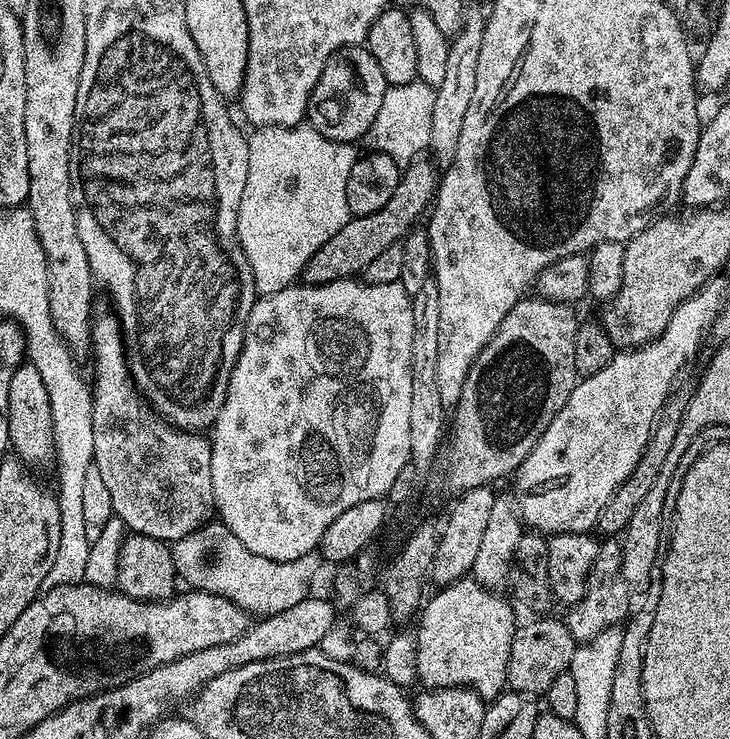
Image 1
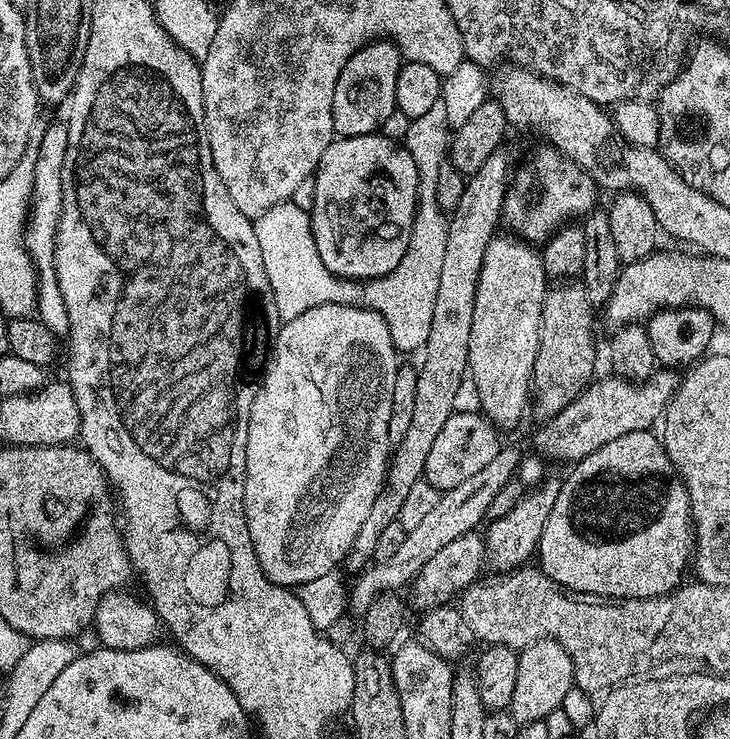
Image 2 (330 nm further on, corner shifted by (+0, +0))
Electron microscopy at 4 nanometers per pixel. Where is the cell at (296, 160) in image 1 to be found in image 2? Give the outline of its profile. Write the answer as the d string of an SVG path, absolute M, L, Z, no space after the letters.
M291 202L276 204L255 217L254 223L262 249L262 266L266 266L266 278L270 278L274 306L278 306L281 321L298 318L298 314L306 314L306 310L323 304L360 304L362 283L334 275L322 262L307 211Z

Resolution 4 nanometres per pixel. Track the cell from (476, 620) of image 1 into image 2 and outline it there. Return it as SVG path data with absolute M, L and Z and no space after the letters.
M545 478L527 494L521 496L518 506L510 510L510 514L502 514L502 518L488 520L488 529L482 532L484 538L484 554L487 567L503 574L527 565L528 560L537 555L540 539L546 526L546 518L550 518L550 510L554 510L554 502L560 493L561 481Z

